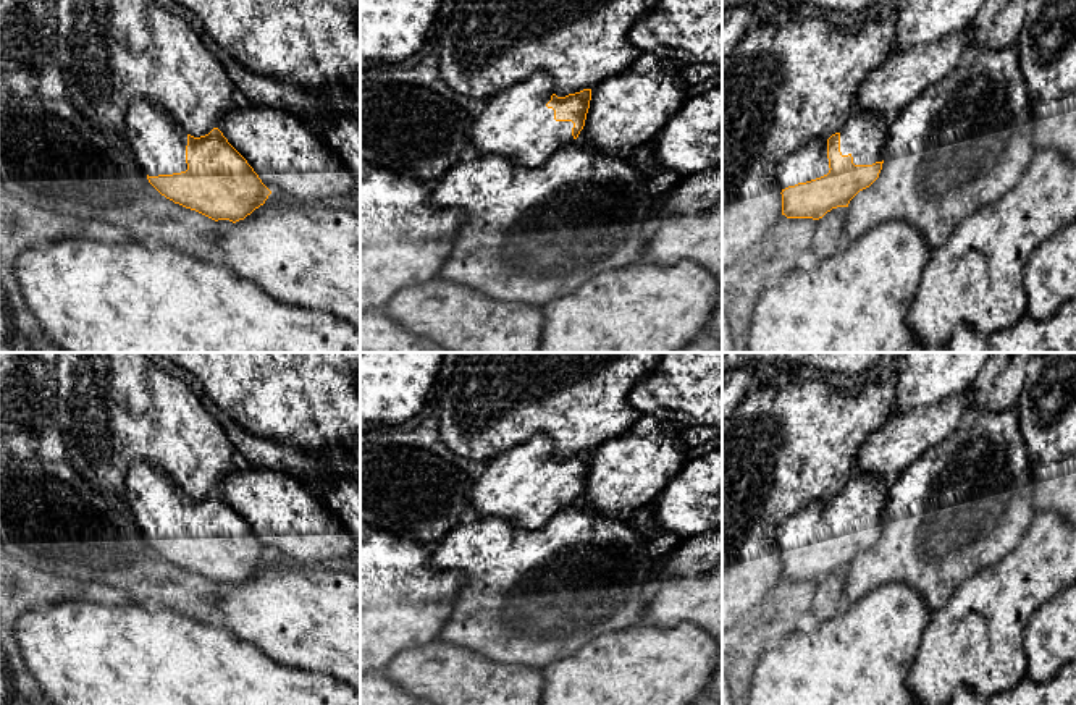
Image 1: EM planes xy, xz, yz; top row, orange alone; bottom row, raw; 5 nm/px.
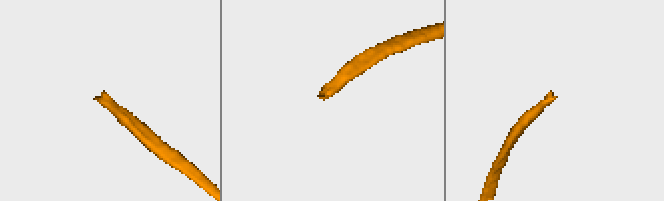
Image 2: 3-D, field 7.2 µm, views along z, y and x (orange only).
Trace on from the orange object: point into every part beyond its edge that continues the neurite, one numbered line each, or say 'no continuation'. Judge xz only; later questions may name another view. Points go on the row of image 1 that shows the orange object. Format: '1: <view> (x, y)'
1: xz (516, 123)

